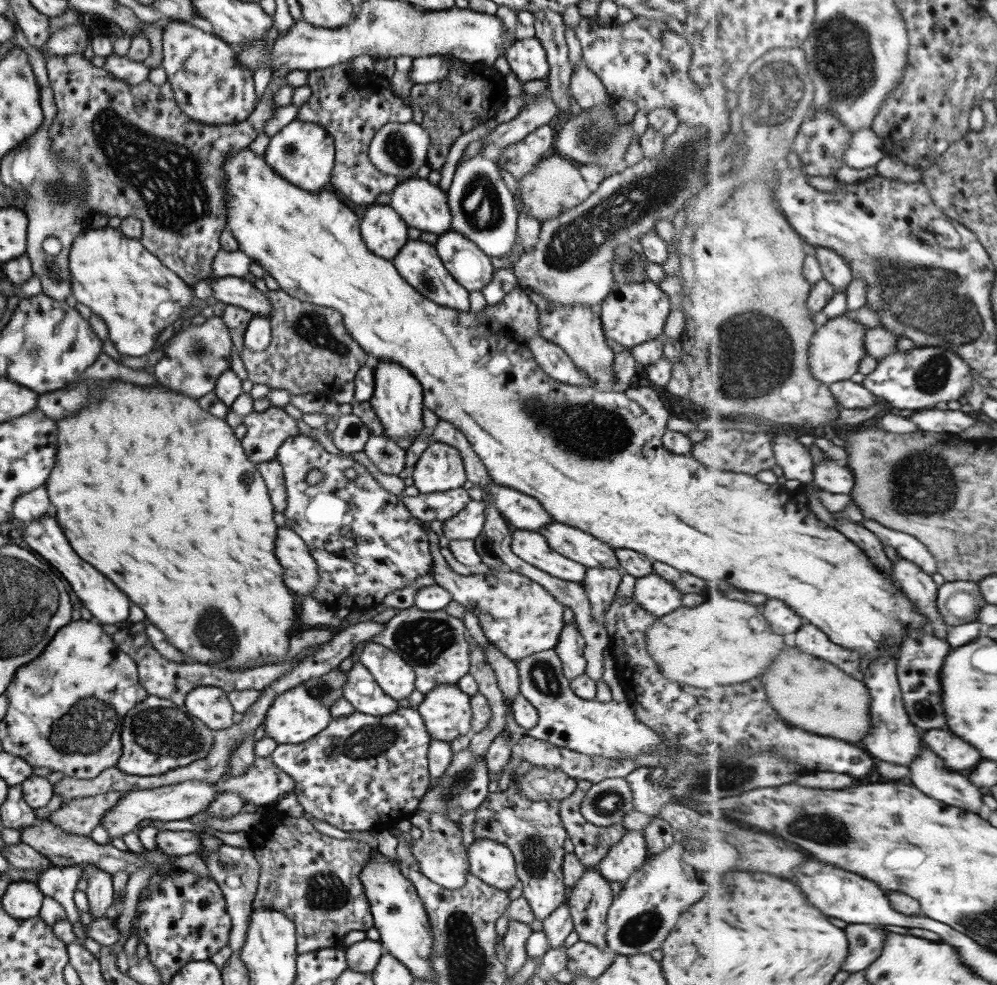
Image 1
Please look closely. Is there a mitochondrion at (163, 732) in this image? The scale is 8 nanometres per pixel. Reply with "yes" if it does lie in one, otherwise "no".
yes

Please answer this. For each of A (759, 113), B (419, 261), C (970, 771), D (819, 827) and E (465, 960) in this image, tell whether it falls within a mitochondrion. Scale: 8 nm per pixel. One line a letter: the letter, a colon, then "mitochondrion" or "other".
A: mitochondrion
B: other
C: other
D: mitochondrion
E: mitochondrion

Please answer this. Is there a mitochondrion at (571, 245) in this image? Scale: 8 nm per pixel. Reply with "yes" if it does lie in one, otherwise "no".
yes

